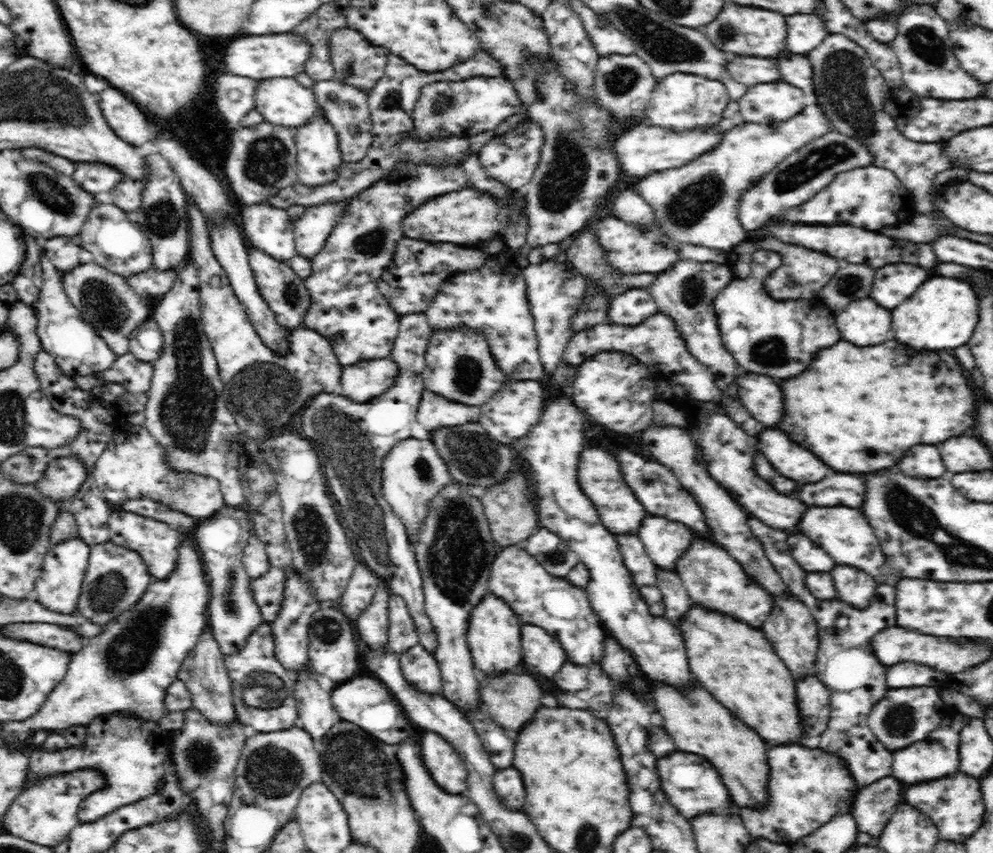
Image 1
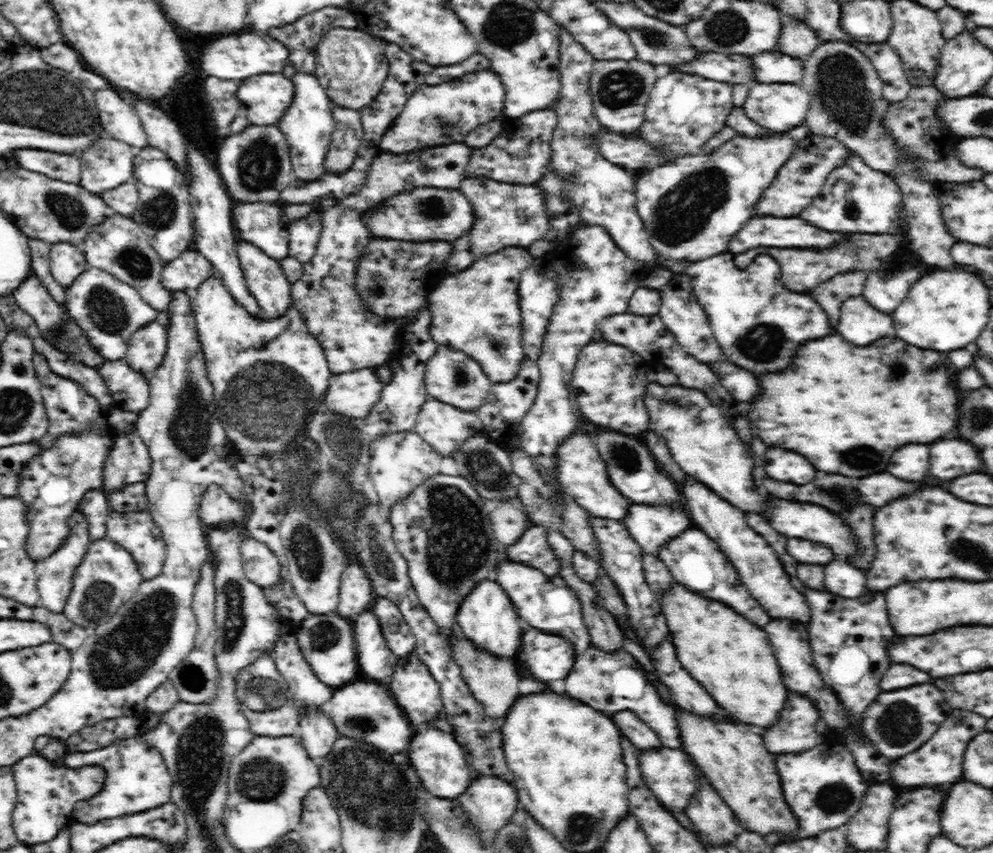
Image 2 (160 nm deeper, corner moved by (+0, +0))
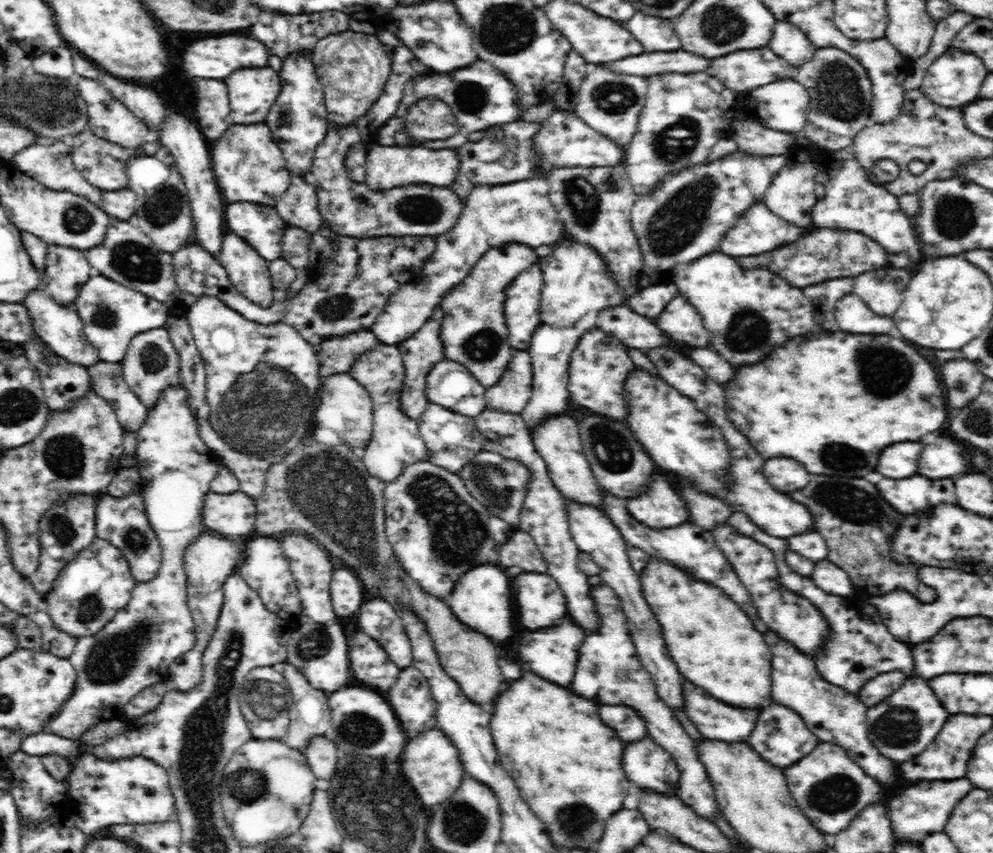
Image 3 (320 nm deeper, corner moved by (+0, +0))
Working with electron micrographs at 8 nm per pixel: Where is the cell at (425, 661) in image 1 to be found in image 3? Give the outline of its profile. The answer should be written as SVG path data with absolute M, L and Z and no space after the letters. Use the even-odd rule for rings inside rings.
M413 665L401 669L394 686L387 692L389 703L401 726L410 736L437 726L437 704L428 679Z

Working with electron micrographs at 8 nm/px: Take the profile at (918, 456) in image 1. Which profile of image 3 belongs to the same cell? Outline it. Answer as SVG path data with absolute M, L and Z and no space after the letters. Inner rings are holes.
M898 442L898 446L890 446L890 450L882 454L876 470L886 478L914 476L920 452L922 452L922 446L918 442Z

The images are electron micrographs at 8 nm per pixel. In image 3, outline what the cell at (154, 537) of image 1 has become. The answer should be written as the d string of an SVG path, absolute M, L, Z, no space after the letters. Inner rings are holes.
M140 492L112 497L104 494L95 508L96 536L118 547L129 562L130 571L138 583L156 578L162 564L162 547L145 513L145 504Z

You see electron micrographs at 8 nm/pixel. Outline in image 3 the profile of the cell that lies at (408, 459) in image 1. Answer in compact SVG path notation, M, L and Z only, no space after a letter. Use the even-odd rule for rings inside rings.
M378 344L364 359L357 361L347 373L358 380L369 392L373 404L373 432L365 446L364 464L370 475L384 482L397 479L410 465L426 461L429 457L426 443L421 437L416 420L399 412L399 388L405 378L403 358L397 345Z

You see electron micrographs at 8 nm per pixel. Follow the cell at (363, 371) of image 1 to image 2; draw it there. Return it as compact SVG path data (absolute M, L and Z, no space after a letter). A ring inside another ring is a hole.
M376 368L333 374L323 405L351 417L363 417L378 402L383 384L375 375Z

